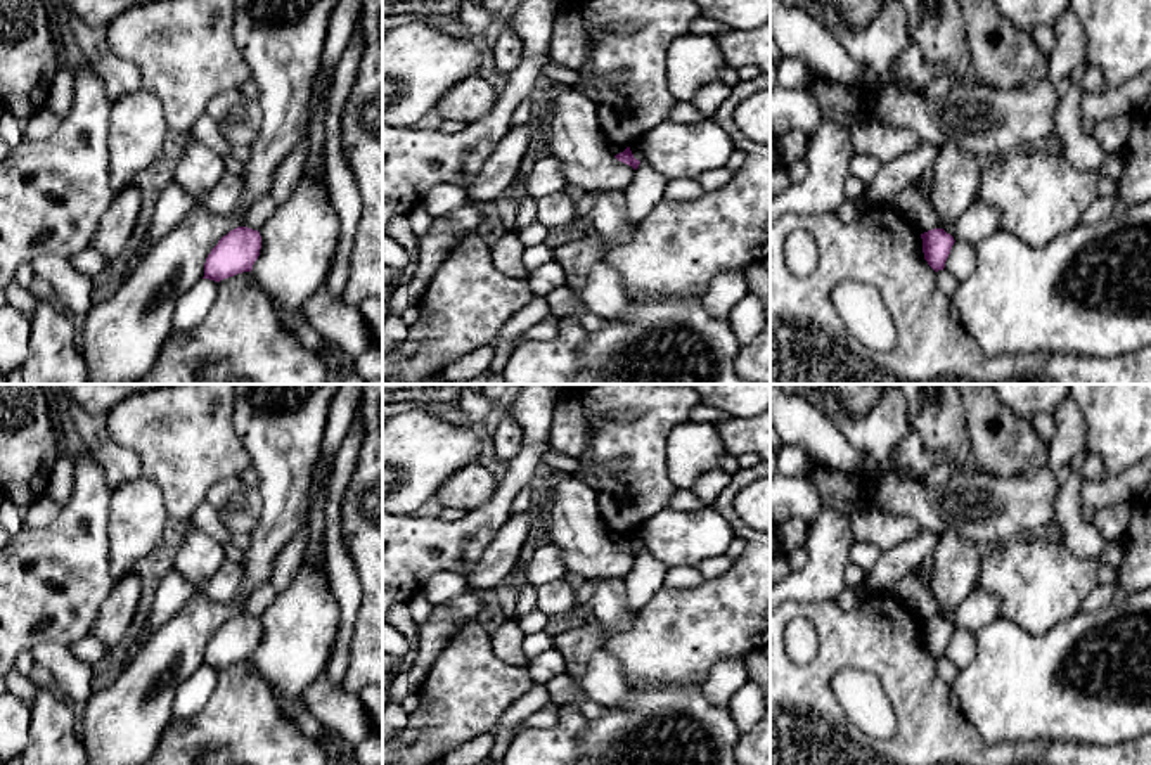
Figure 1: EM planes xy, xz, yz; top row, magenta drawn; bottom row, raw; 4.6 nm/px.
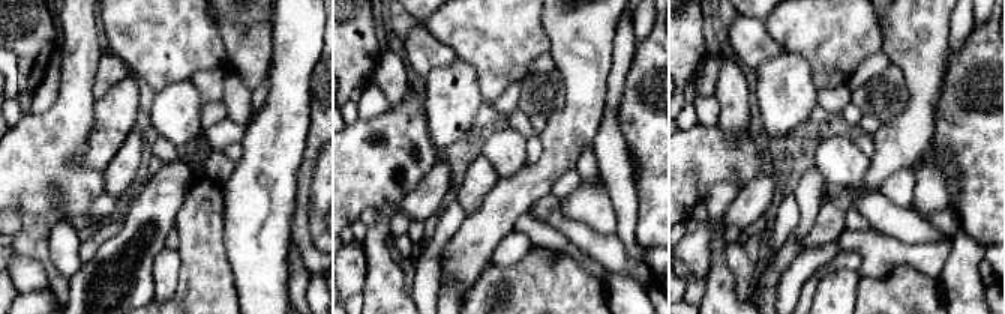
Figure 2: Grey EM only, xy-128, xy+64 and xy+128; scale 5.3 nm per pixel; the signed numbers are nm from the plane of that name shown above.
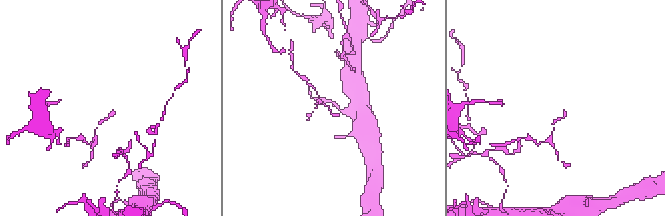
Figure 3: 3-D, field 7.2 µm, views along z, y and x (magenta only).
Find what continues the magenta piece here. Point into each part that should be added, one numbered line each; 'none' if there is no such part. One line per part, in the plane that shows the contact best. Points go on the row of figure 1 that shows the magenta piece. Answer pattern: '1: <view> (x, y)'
none

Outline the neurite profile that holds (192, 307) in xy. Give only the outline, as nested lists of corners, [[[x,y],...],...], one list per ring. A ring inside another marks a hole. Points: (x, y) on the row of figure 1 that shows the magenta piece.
[[[201,279],[175,305],[173,331],[189,332],[197,327],[211,310],[218,292],[218,282]]]

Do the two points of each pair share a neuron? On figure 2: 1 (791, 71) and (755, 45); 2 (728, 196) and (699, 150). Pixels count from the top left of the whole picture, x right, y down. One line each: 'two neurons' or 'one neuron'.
1: two neurons
2: two neurons

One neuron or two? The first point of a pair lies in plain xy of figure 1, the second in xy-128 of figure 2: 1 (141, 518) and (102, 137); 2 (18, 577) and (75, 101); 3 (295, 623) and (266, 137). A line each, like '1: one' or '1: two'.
1: one
2: one
3: one

